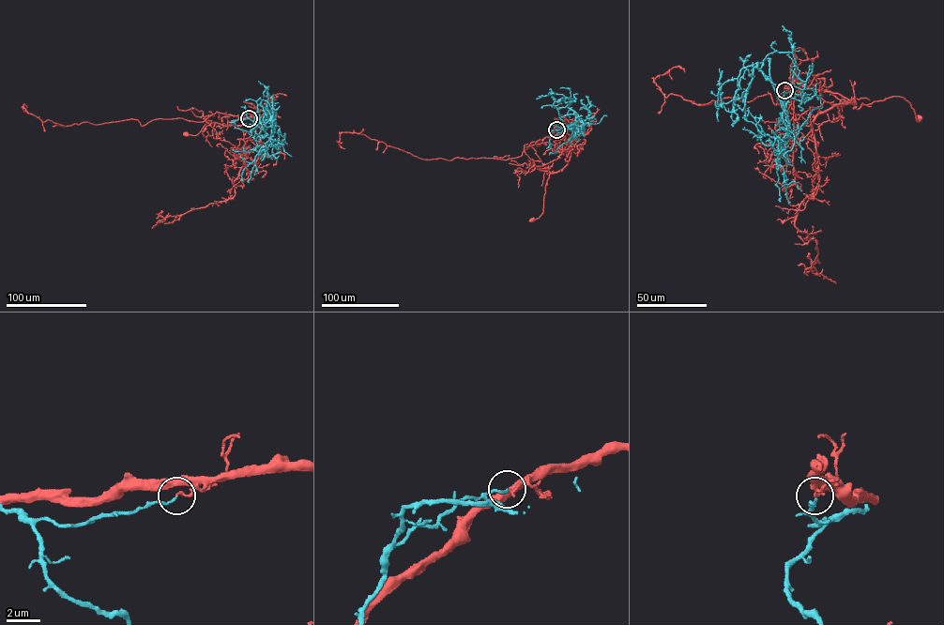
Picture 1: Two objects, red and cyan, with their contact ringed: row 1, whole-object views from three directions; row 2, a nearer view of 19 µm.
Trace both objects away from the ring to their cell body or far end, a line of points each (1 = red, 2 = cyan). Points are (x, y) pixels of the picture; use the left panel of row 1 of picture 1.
1: (249, 118), (217, 111), (224, 126), (220, 129), (207, 122), (198, 134), (186, 134)
2: (249, 118), (242, 122), (270, 138), (274, 120), (269, 104), (262, 99), (257, 106), (264, 130), (241, 106)

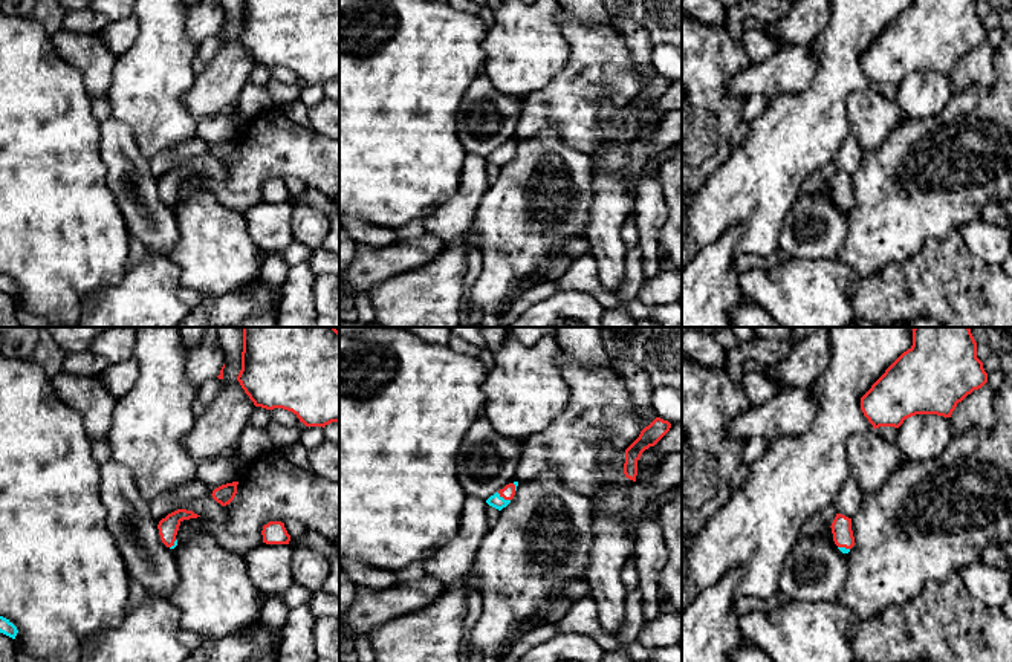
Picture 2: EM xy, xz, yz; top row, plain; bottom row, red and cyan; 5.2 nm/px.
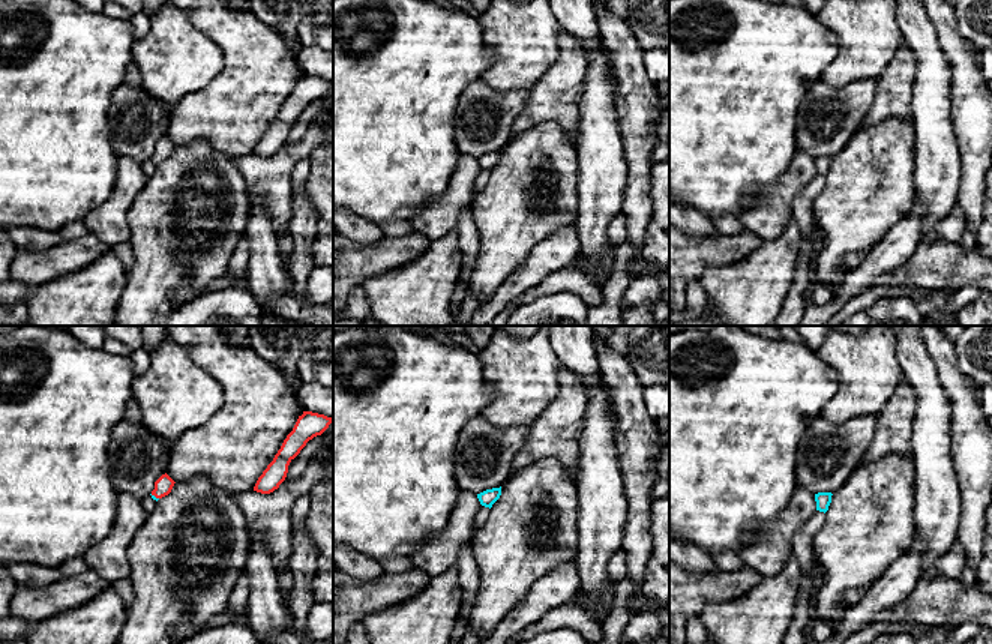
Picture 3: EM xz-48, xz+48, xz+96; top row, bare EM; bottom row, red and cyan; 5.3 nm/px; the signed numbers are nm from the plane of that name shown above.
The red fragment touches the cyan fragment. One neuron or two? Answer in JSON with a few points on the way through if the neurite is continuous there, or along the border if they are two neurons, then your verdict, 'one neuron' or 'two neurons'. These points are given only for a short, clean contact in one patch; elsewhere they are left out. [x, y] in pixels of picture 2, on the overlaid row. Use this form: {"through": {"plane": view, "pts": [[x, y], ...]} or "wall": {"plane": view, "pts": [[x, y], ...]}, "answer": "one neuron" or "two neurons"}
{"wall": {"plane": "xz", "pts": [[497, 493], [509, 500]]}, "answer": "two neurons"}

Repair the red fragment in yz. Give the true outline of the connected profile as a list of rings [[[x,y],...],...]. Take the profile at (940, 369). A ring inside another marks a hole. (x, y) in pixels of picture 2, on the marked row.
[[[914,327],[913,346],[903,352],[861,398],[861,410],[873,428],[899,428],[916,414],[951,417],[957,404],[988,382],[969,327]]]

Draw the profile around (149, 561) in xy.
[[[112,459],[101,463],[99,498],[107,511],[107,527],[125,561],[130,579],[138,581],[148,596],[167,599],[180,579],[179,567],[173,549],[161,540],[159,521],[150,514],[150,503],[139,492],[133,474]]]

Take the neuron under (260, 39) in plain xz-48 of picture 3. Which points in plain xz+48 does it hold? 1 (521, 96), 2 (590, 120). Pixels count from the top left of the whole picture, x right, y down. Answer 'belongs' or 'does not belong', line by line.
1: does not belong
2: does not belong

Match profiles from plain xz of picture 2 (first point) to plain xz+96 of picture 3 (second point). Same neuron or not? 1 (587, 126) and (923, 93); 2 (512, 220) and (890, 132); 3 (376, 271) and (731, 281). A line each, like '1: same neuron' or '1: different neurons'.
1: different neurons
2: same neuron
3: different neurons

